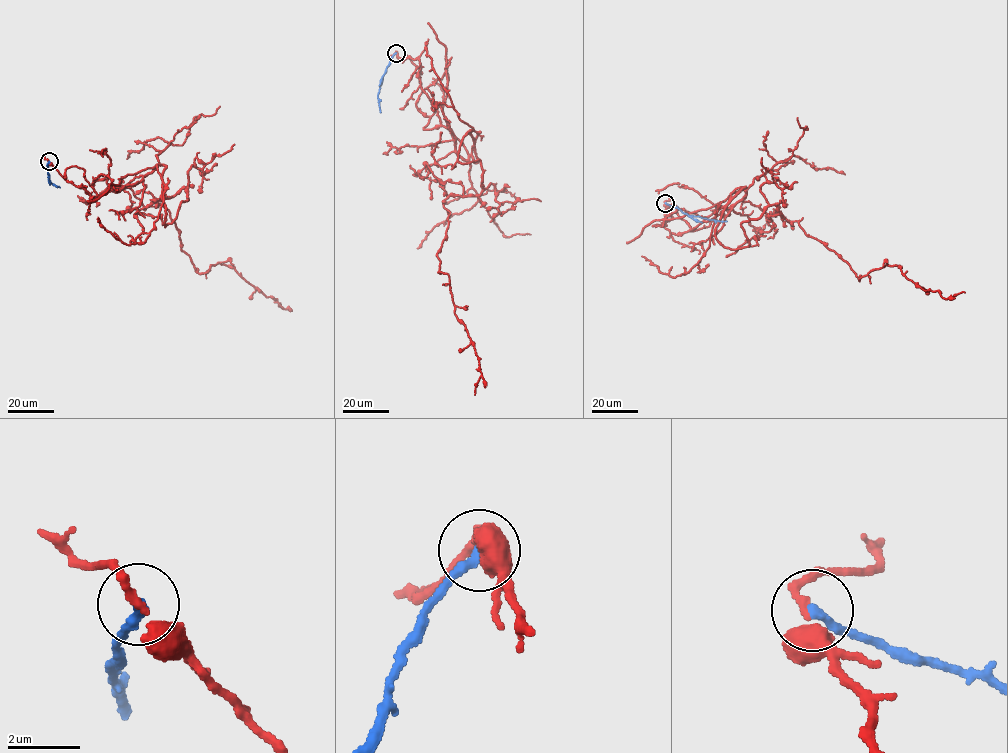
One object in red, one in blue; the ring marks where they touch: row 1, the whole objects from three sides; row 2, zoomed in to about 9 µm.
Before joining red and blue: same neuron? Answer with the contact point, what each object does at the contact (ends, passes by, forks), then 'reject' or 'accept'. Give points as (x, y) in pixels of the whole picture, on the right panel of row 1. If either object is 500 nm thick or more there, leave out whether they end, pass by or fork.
place (665, 203); red passes by; blue ends; reject

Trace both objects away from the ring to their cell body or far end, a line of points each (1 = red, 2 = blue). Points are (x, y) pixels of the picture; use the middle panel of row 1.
1: (396, 52), (483, 171), (479, 195), (444, 200), (437, 256), (475, 394)
2: (396, 52), (383, 76), (378, 94), (381, 112)

